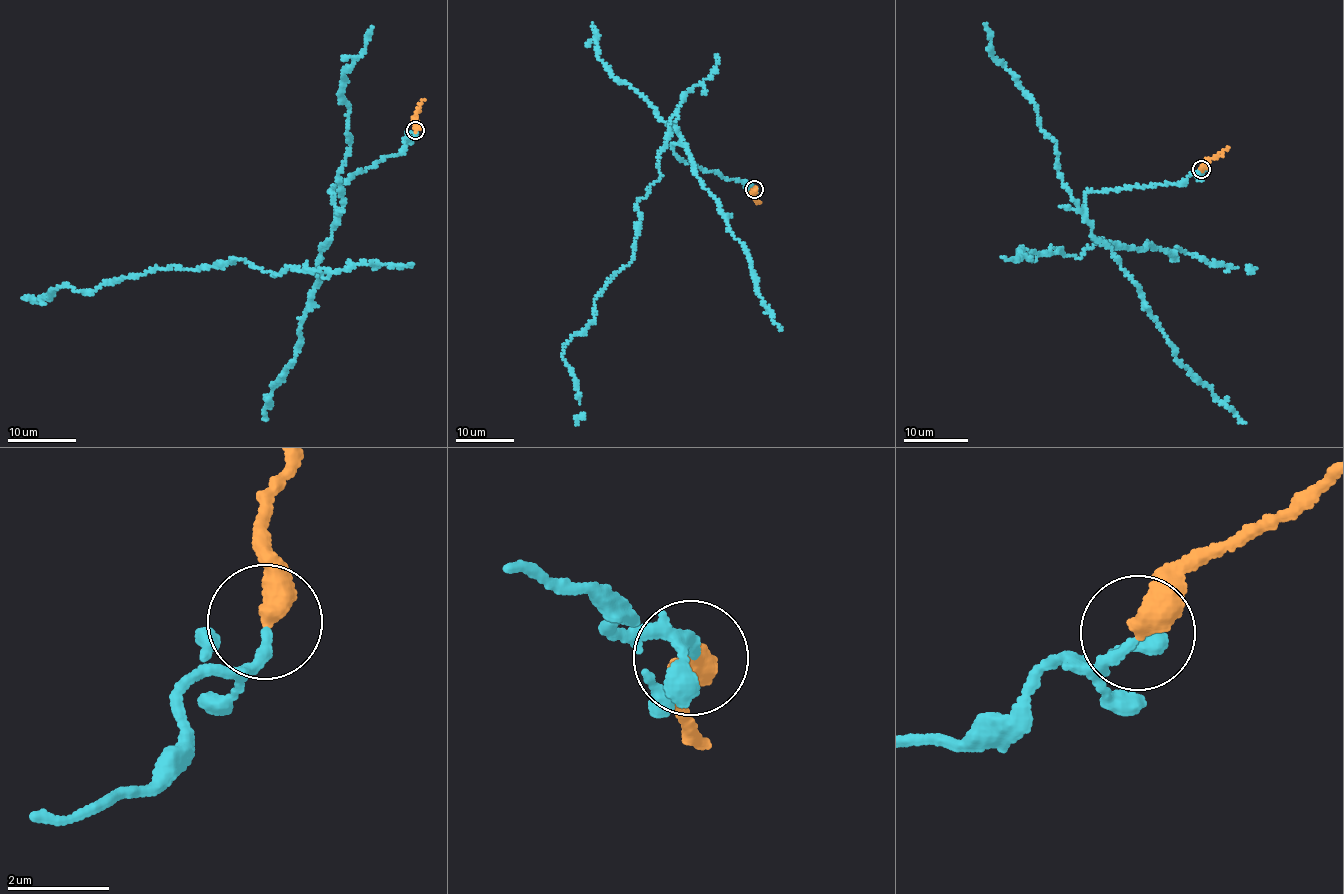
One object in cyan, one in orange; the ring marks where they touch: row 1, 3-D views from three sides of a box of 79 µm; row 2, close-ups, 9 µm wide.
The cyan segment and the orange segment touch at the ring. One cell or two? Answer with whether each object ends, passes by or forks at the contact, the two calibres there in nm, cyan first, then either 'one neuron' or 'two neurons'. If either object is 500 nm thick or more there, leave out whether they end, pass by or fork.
cyan ends | orange ends | 180/480 nm | one neuron

